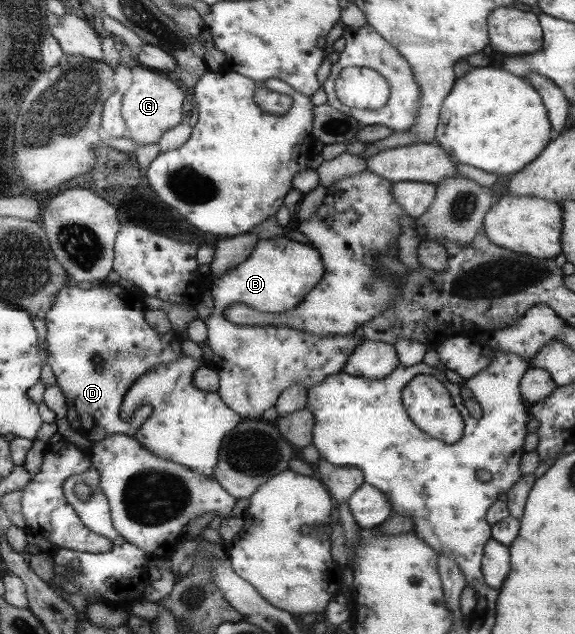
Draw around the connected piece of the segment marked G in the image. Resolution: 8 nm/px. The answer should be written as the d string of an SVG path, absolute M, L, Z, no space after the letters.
M136 66L131 69L133 80L130 88L122 98L122 114L127 124L127 136L132 138L136 145L148 145L159 143L160 138L176 127L182 121L182 103L186 99L186 93L182 89L176 89L176 83L170 81L170 77L160 77L158 73L152 73L144 66Z

